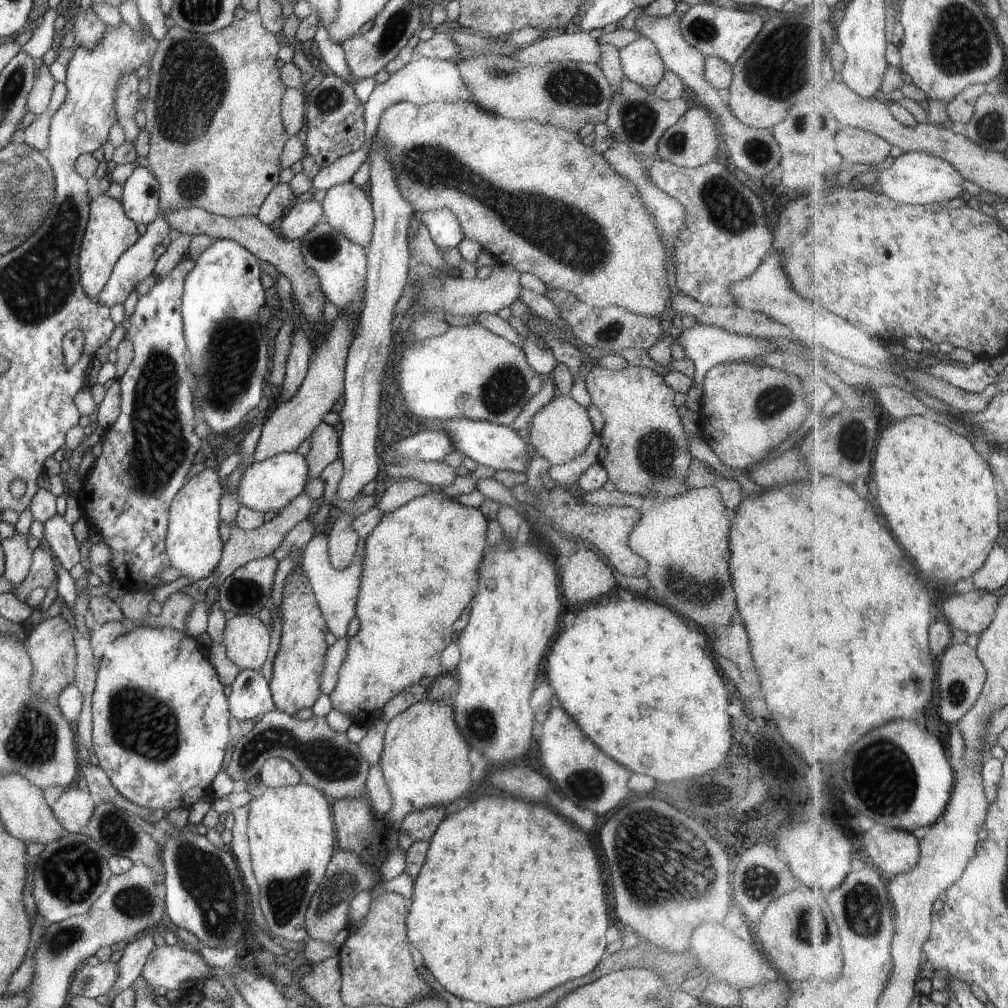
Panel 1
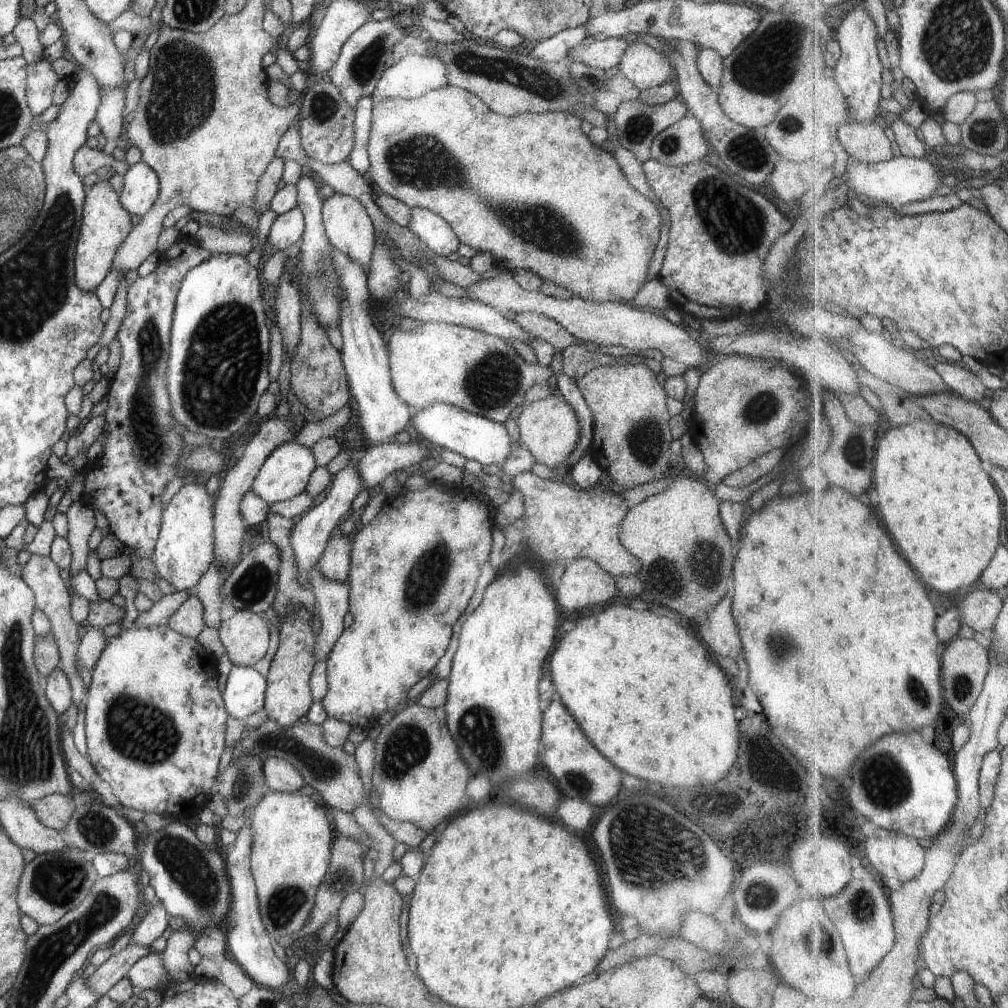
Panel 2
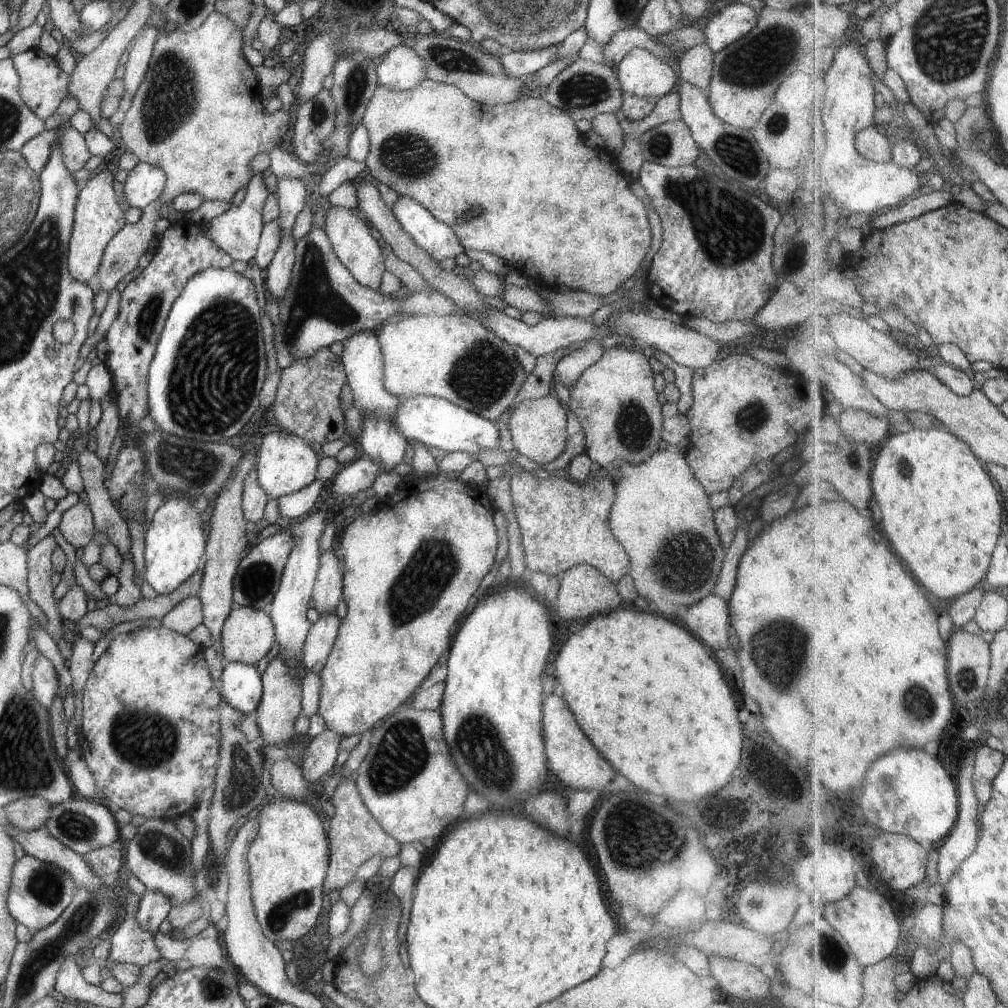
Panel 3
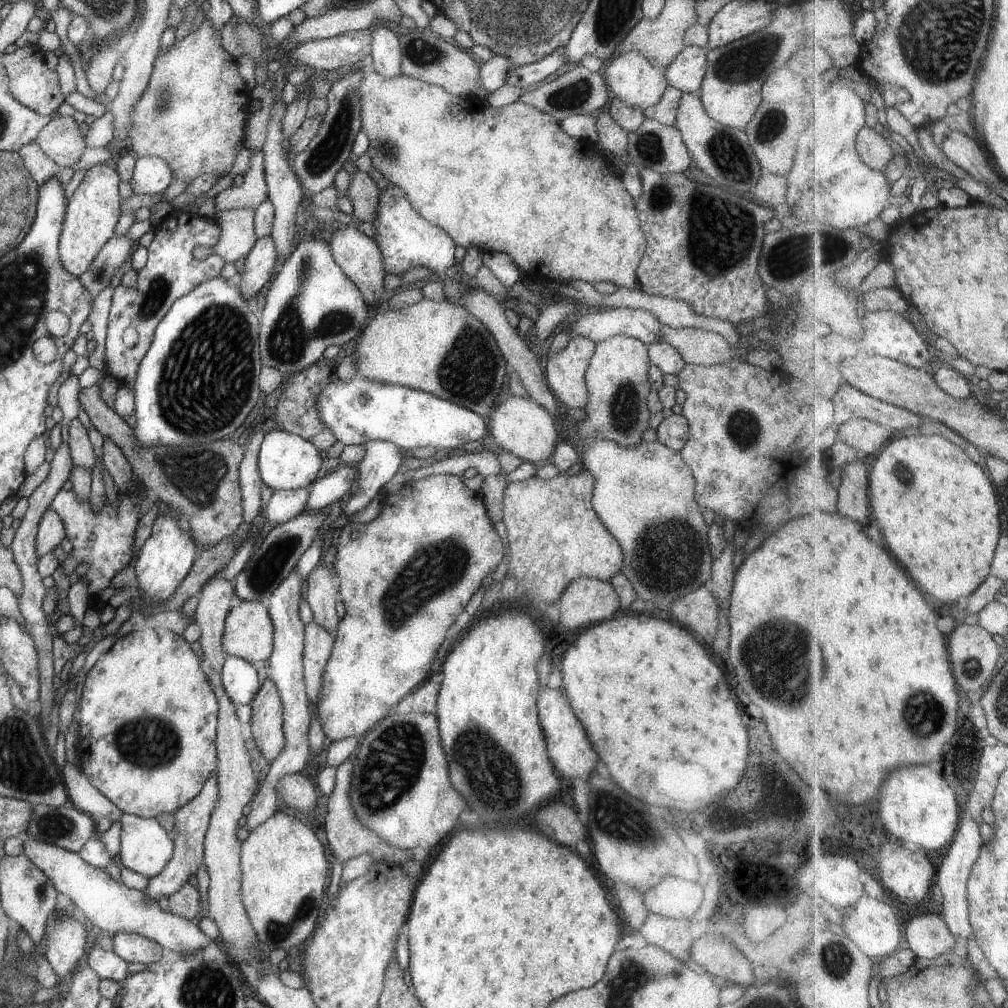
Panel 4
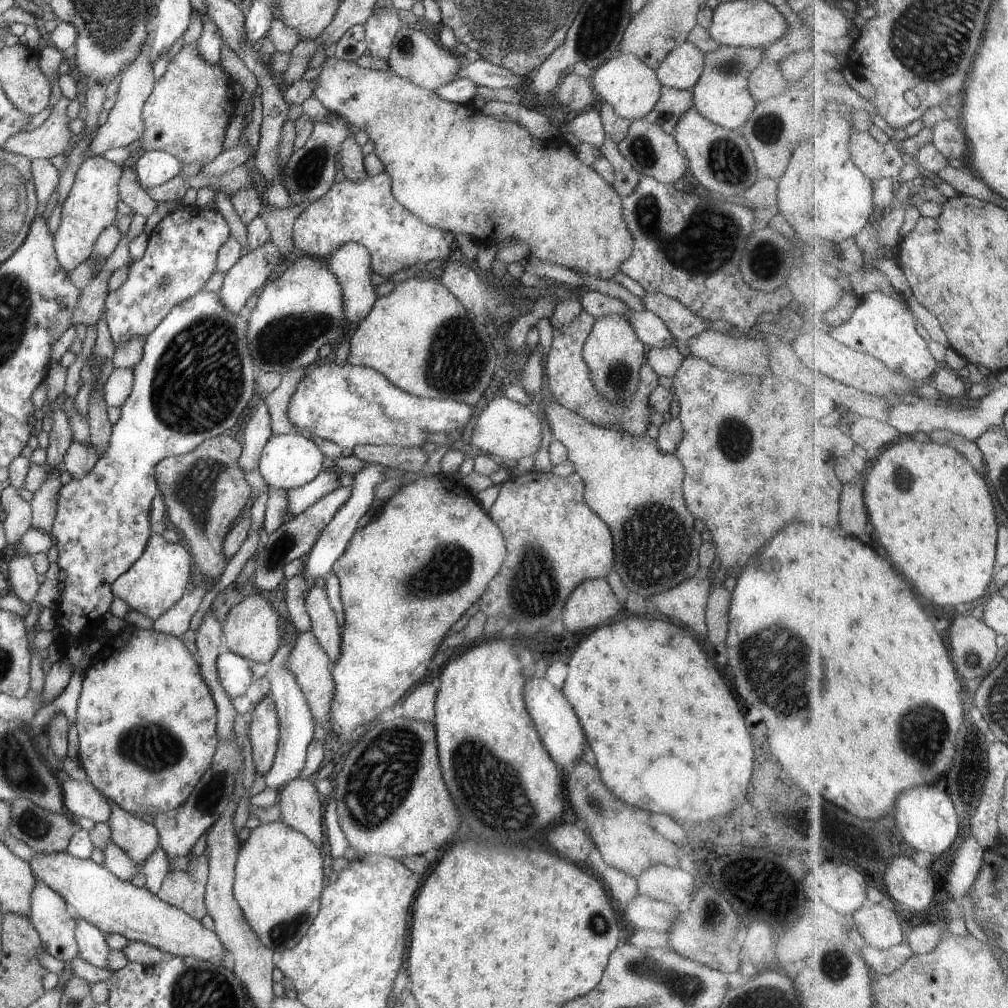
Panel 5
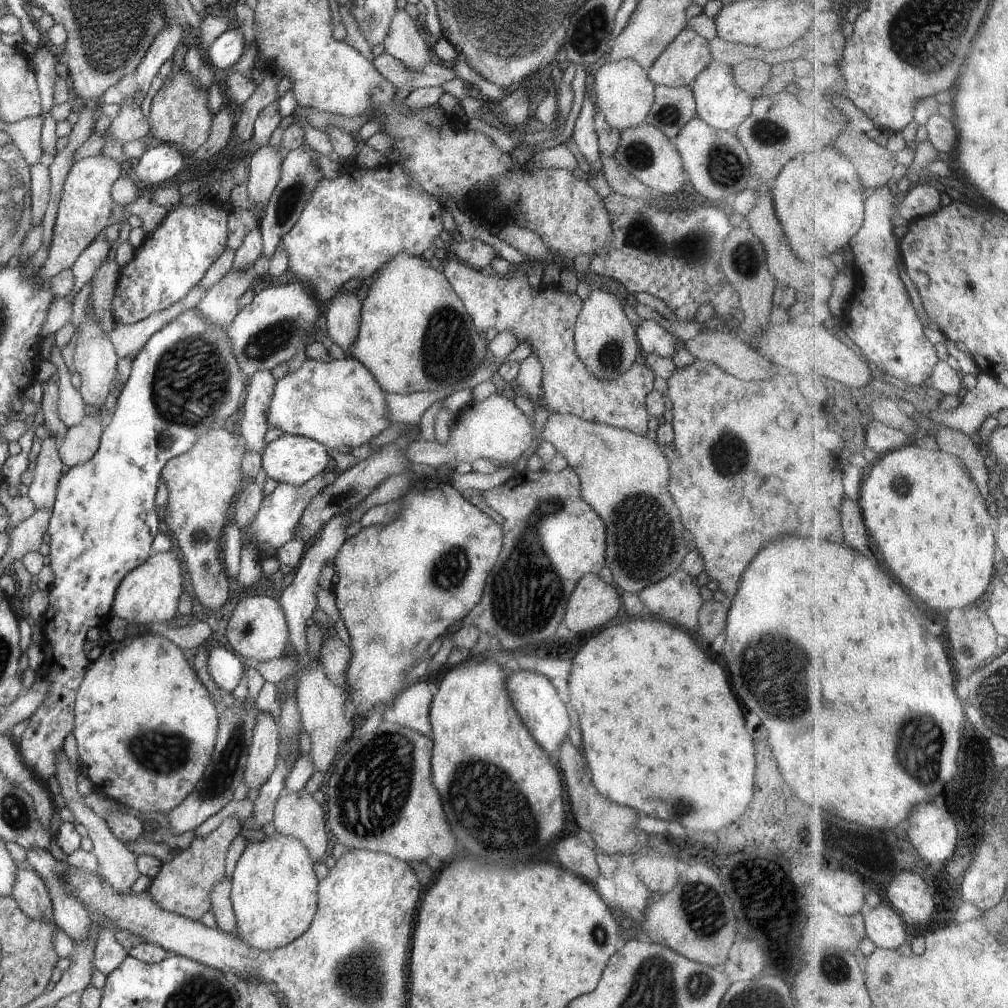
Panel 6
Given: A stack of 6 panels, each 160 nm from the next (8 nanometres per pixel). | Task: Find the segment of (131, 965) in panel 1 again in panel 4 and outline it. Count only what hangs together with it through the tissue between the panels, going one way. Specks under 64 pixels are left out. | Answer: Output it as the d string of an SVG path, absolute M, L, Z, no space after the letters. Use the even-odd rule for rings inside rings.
M213 770L209 774L208 780L205 780L203 787L199 793L189 800L184 806L177 808L173 812L174 826L171 834L173 835L173 850L171 850L171 858L167 860L167 864L159 874L148 879L145 892L147 898L157 902L161 896L171 896L173 892L177 892L181 888L183 882L188 882L187 878L191 874L195 875L197 868L203 863L203 836L208 828L209 816L215 810L217 798L219 798L219 788L217 787L217 770Z

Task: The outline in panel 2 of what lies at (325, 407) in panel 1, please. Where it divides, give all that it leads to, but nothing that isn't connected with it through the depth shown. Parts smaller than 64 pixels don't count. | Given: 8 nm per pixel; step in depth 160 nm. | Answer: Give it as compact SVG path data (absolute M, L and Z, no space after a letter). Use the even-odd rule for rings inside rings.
M274 415L267 417L265 422L259 426L257 434L255 434L245 446L241 457L236 460L232 468L227 470L225 478L221 480L221 486L219 486L214 495L212 522L213 560L219 563L223 578L231 572L236 562L243 556L243 534L245 534L247 527L239 511L239 502L243 494L252 486L254 477L257 475L265 458L267 458L267 454L271 452L275 446L283 444L283 442L287 442L287 440L292 440L293 438L293 426L291 426L289 420L279 420L279 418Z

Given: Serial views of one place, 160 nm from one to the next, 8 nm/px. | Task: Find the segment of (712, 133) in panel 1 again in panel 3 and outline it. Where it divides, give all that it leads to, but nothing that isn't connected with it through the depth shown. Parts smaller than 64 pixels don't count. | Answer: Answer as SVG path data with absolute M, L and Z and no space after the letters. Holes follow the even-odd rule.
M680 119L657 124L649 130L645 130L639 136L639 154L644 162L653 162L665 166L665 168L676 168L679 166L689 166L693 164L699 154L697 144L687 130L687 126Z

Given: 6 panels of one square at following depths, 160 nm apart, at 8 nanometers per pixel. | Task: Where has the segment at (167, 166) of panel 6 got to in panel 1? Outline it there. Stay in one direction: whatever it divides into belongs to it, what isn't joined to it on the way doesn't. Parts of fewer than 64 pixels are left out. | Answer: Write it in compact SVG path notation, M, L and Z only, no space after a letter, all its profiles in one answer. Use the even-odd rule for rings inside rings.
M137 165L123 182L122 208L126 218L136 225L158 218L158 183L147 167Z

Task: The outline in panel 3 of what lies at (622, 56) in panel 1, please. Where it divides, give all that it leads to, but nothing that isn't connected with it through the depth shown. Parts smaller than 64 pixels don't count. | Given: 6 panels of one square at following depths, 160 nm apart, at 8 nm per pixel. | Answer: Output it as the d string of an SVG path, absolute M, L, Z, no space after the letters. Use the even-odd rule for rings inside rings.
M638 47L629 50L613 70L619 90L637 98L659 98L674 90L678 82L666 59L655 58Z

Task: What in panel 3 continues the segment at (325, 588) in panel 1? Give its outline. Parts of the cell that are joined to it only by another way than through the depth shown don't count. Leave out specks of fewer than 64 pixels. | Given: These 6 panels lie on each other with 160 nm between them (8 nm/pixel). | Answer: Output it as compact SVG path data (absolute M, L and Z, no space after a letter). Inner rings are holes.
M320 614L319 619L310 624L304 640L301 664L305 672L317 673L322 671L327 656L331 652L340 619L333 614Z

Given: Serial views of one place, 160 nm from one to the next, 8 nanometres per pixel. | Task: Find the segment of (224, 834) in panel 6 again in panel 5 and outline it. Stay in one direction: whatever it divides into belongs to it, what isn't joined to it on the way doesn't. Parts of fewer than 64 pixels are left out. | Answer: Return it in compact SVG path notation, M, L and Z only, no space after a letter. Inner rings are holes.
M206 850L196 859L190 859L185 872L169 870L165 875L156 897L175 908L181 909L195 920L206 914L204 886L208 877Z

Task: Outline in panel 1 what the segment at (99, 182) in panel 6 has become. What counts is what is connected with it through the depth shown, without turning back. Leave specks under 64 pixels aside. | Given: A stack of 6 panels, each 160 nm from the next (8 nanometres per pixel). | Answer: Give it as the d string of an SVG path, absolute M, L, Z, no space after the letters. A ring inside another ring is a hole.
M99 194L89 202L87 225L82 235L78 255L79 284L82 293L91 298L96 298L101 293L101 288L105 286L107 278L113 269L113 264L117 262L119 256L129 246L136 243L139 234L136 224L125 217L124 210L119 201Z

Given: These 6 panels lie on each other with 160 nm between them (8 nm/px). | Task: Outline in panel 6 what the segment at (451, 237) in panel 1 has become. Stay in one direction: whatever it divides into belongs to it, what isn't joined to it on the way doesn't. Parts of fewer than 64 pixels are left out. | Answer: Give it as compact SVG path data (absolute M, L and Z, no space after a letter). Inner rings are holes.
M386 163L377 170L363 170L355 165L343 165L340 174L338 178L332 180L322 178L317 183L295 224L281 236L277 244L288 254L286 270L293 273L295 281L305 283L322 304L329 301L343 282L350 278L363 280L371 276L397 253L419 257L443 230L439 215L442 207L439 202L413 187L410 174L401 165Z

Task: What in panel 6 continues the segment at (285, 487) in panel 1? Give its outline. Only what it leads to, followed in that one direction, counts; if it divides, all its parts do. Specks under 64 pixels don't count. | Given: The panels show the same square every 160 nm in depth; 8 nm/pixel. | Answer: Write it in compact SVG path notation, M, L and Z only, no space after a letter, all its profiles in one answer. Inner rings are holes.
M283 433L276 440L269 442L261 454L261 466L266 476L278 483L299 486L316 474L323 473L327 466L328 448L316 440Z

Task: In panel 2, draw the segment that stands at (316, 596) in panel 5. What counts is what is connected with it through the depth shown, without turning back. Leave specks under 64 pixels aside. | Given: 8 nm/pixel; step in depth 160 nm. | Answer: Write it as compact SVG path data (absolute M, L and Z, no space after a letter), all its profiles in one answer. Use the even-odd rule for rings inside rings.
M350 536L330 538L316 562L321 578L333 582L345 582L349 571Z

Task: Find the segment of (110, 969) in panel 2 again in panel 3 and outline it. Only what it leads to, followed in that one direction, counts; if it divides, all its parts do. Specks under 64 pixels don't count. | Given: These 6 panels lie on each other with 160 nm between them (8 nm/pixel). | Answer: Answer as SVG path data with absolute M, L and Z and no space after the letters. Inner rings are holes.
M132 892L125 896L125 918L109 938L110 952L105 962L130 963L141 968L160 958L154 936L137 925L135 914L139 900Z

